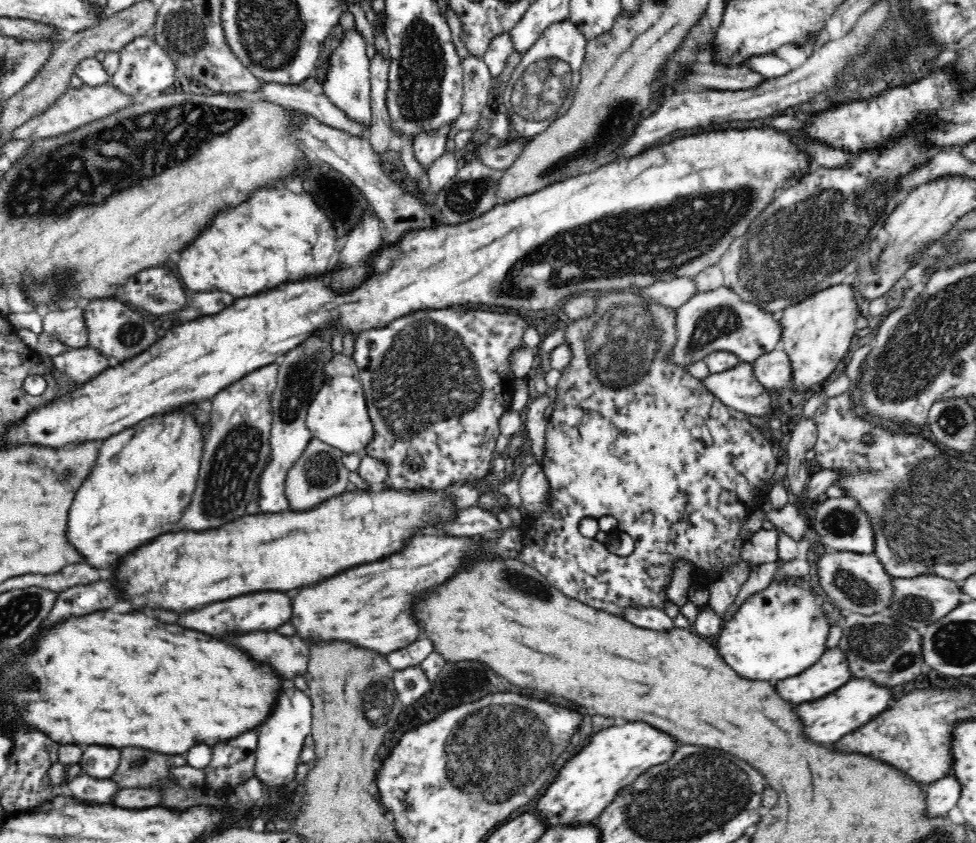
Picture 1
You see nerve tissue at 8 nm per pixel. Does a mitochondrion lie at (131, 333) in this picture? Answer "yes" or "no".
yes

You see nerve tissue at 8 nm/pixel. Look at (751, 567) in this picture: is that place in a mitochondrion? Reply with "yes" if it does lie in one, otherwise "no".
no

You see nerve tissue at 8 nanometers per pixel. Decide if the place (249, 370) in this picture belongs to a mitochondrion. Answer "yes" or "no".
no

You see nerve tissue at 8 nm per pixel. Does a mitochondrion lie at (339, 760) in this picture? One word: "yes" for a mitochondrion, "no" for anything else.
no

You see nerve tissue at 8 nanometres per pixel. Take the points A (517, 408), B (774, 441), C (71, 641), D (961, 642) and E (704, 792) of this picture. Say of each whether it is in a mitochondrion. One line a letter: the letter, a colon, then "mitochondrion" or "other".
A: other
B: other
C: other
D: mitochondrion
E: mitochondrion

